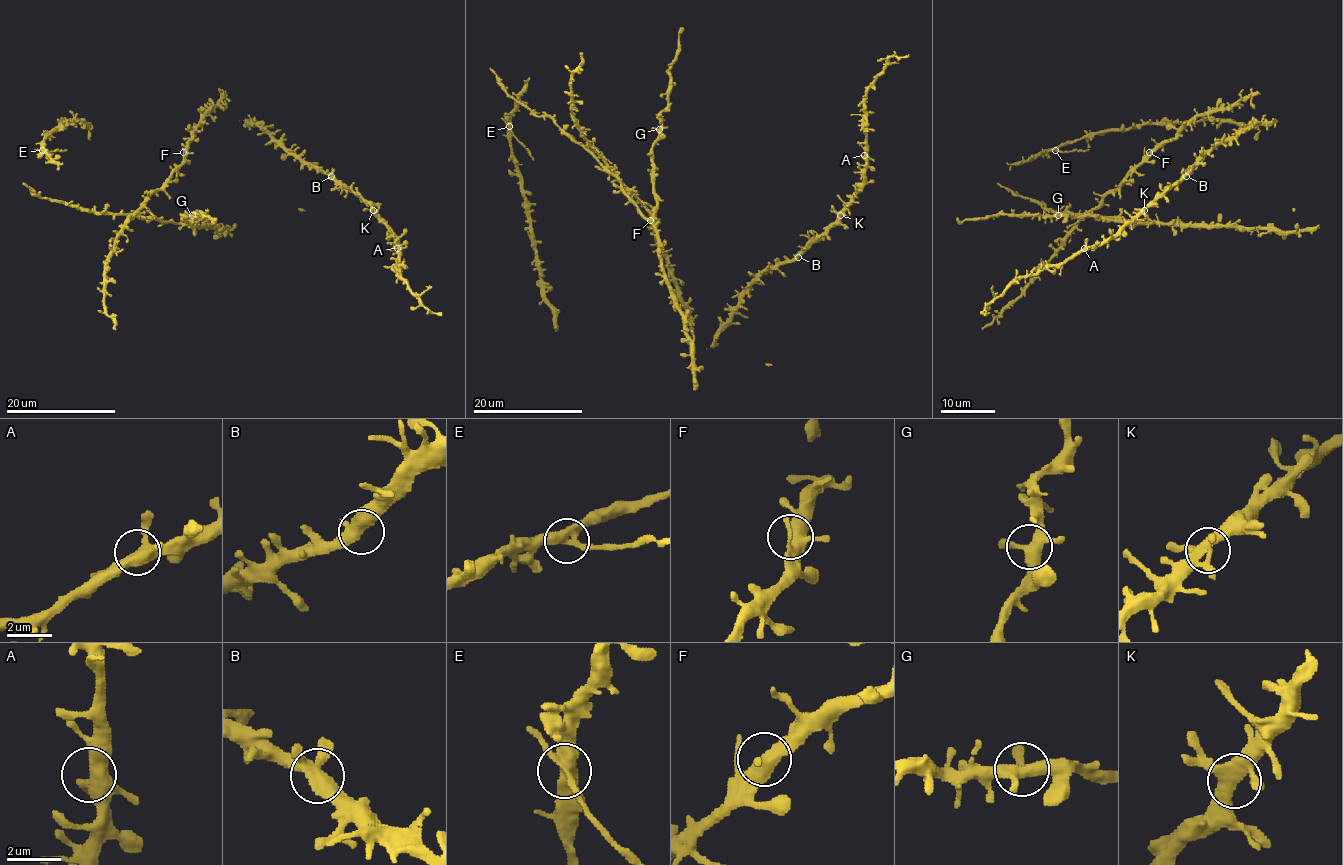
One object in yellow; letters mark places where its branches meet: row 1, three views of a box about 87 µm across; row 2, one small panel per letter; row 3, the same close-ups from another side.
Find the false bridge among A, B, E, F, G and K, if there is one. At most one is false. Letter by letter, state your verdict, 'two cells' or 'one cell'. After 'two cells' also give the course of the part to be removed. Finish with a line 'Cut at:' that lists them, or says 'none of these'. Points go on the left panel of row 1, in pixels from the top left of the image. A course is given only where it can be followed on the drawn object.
A: one cell
B: one cell
E: two cells | (41, 150), (66, 150)
F: one cell
G: one cell
K: one cell
Cut at: E

